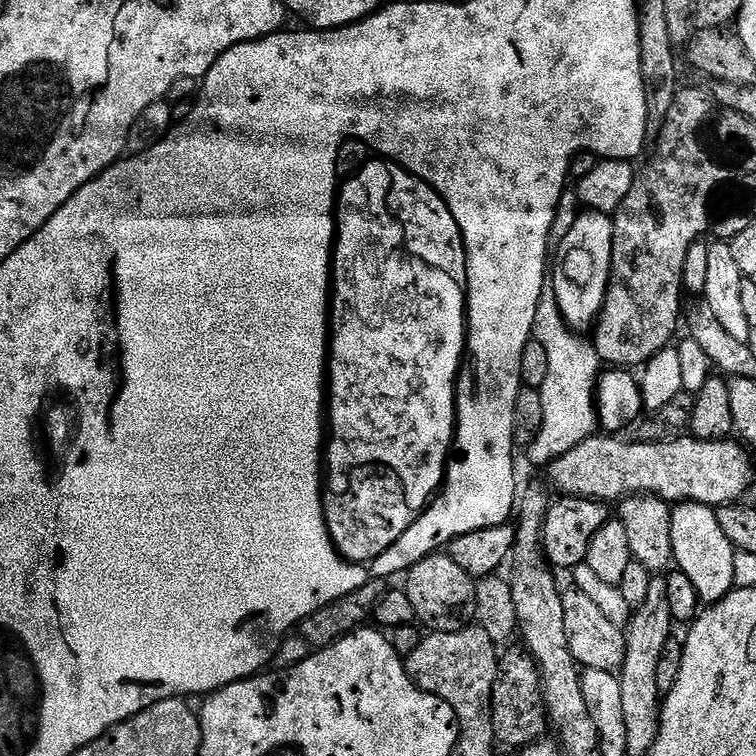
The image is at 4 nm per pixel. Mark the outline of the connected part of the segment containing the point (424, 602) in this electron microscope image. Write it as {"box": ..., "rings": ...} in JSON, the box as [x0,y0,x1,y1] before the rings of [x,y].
{"box":[406,554,476,632],"rings":[[[447,554],[422,558],[422,562],[408,569],[406,579],[406,591],[416,612],[416,620],[425,629],[433,632],[457,632],[473,623],[476,614],[476,580]]]}

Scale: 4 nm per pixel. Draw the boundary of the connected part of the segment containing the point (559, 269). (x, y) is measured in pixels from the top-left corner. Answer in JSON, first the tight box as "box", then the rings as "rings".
{"box":[550,211,612,330],"rings":[[[581,211],[574,222],[570,234],[555,245],[554,259],[550,264],[550,291],[558,302],[558,310],[562,310],[562,318],[571,328],[577,330],[591,329],[595,325],[604,299],[608,293],[608,279],[612,273],[612,216],[607,212]]]}

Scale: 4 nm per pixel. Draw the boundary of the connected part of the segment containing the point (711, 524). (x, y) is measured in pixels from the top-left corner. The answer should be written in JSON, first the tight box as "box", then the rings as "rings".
{"box":[672,502,737,605],"rings":[[[687,502],[675,505],[672,508],[672,541],[675,567],[684,572],[690,582],[694,582],[694,590],[698,590],[705,605],[714,605],[733,591],[736,583],[734,558],[737,551],[732,547],[730,538],[722,534],[722,526],[718,526],[715,507]]]}

